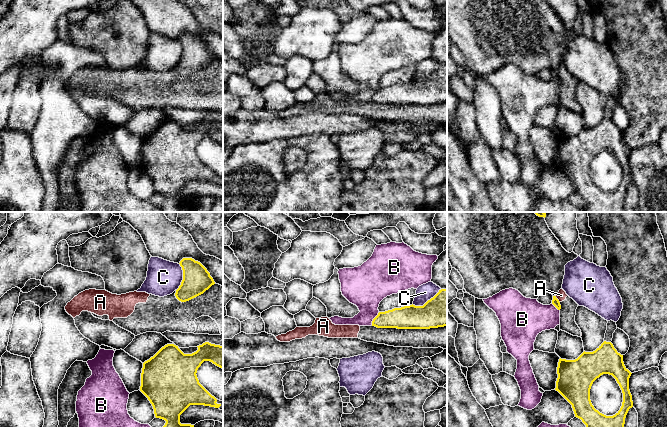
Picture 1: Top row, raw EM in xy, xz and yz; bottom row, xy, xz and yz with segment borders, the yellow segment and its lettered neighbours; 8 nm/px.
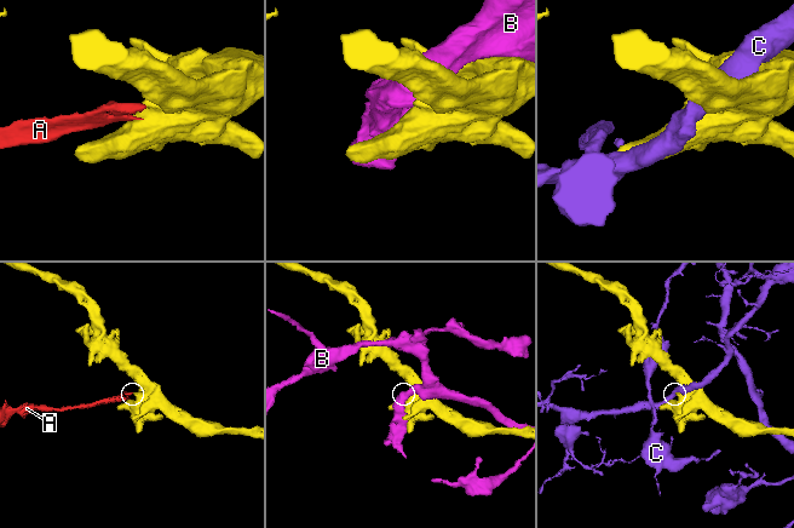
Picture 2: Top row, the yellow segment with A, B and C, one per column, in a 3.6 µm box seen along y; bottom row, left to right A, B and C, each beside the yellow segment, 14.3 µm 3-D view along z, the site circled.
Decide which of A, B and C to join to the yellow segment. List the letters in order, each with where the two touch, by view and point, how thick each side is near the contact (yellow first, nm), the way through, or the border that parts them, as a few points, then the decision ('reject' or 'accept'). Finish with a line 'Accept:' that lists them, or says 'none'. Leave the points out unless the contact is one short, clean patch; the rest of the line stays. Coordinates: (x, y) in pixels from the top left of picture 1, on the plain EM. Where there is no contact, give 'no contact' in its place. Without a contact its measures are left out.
A: contact yz (557, 75); calibres 60 and 80 nm; border yz (555, 72), (559, 78); reject
B: contact xz (374, 94); calibres 180 and 320 nm; reject
C: contact xz (427, 77); calibres 280 and 140 nm; reject
Accept: none

